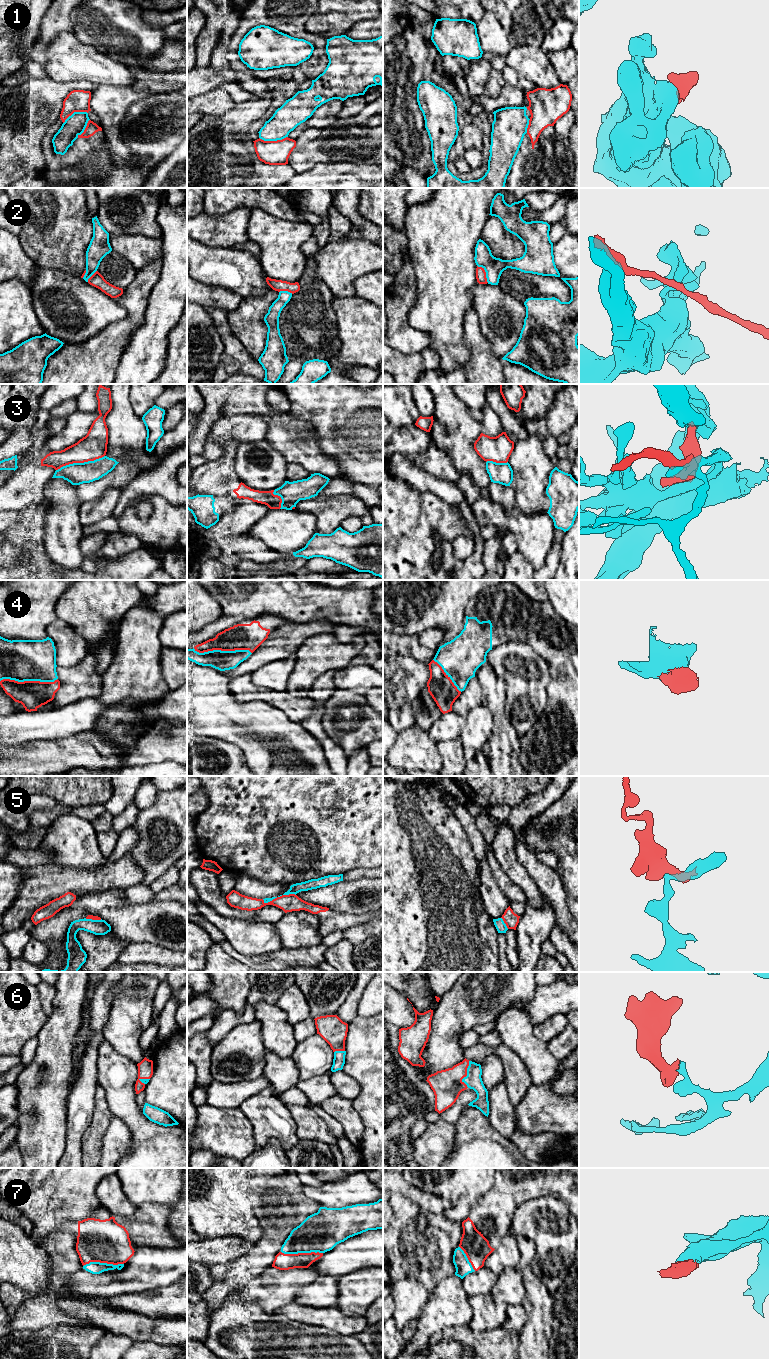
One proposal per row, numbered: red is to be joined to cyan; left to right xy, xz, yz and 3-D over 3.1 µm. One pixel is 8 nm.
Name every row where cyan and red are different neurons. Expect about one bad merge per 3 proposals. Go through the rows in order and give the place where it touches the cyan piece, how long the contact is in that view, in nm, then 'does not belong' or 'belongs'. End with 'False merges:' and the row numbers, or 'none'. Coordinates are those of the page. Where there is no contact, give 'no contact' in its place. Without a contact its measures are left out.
1: xz (273, 140) | 240 nm | does not belong
2: yz (486, 273) | 170 nm | does not belong
3: xy (80, 463) | 420 nm | belongs
4: xz (222, 651) | 480 nm | belongs
5: yz (504, 923) | 110 nm | does not belong
6: yz (467, 1074) | 220 nm | belongs
7: xz (302, 1252) | 340 nm | belongs
False merges: 1, 2, 5

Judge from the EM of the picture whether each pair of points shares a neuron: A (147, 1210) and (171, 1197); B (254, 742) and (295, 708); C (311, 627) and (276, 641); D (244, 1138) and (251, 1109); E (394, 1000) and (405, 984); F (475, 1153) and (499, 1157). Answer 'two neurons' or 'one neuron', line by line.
A: two neurons
B: two neurons
C: one neuron
D: two neurons
E: two neurons
F: one neuron

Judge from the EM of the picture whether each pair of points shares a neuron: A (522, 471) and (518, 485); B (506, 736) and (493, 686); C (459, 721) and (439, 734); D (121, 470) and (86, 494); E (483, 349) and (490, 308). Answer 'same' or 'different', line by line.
A: same
B: same
C: same
D: same
E: different

